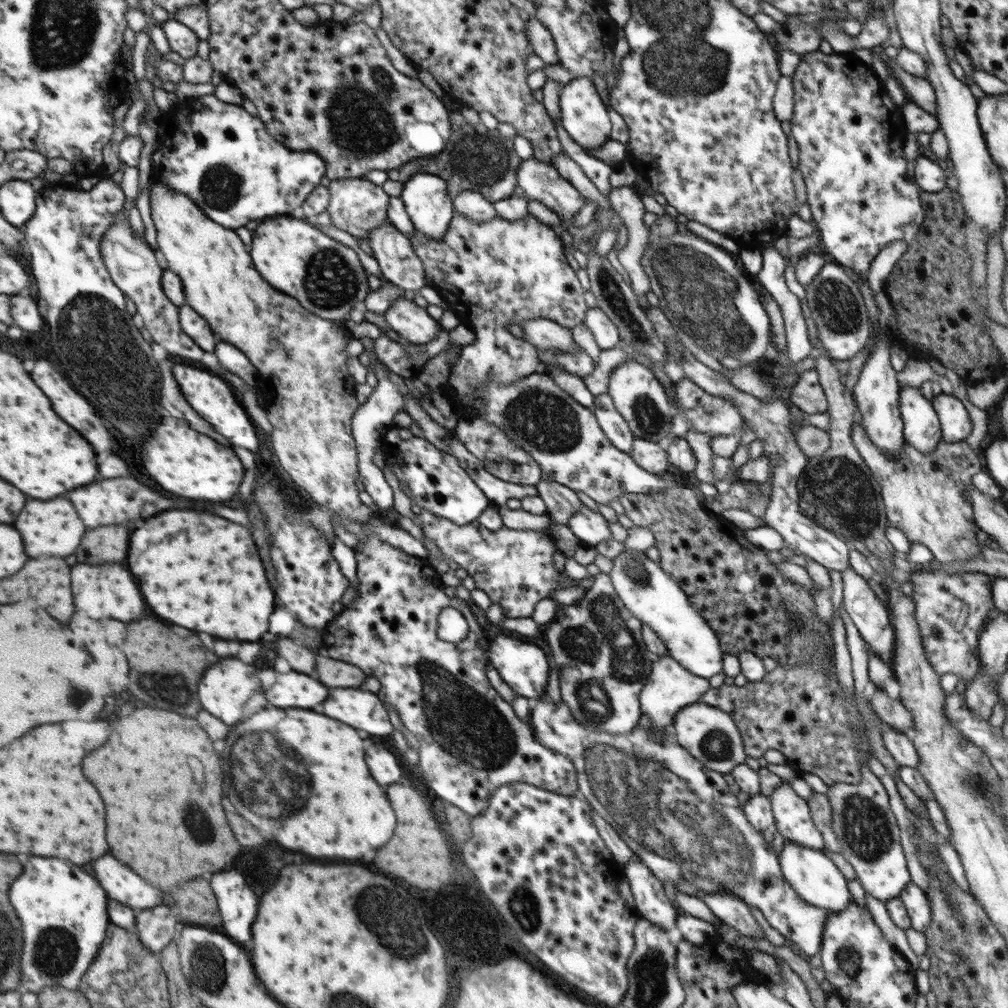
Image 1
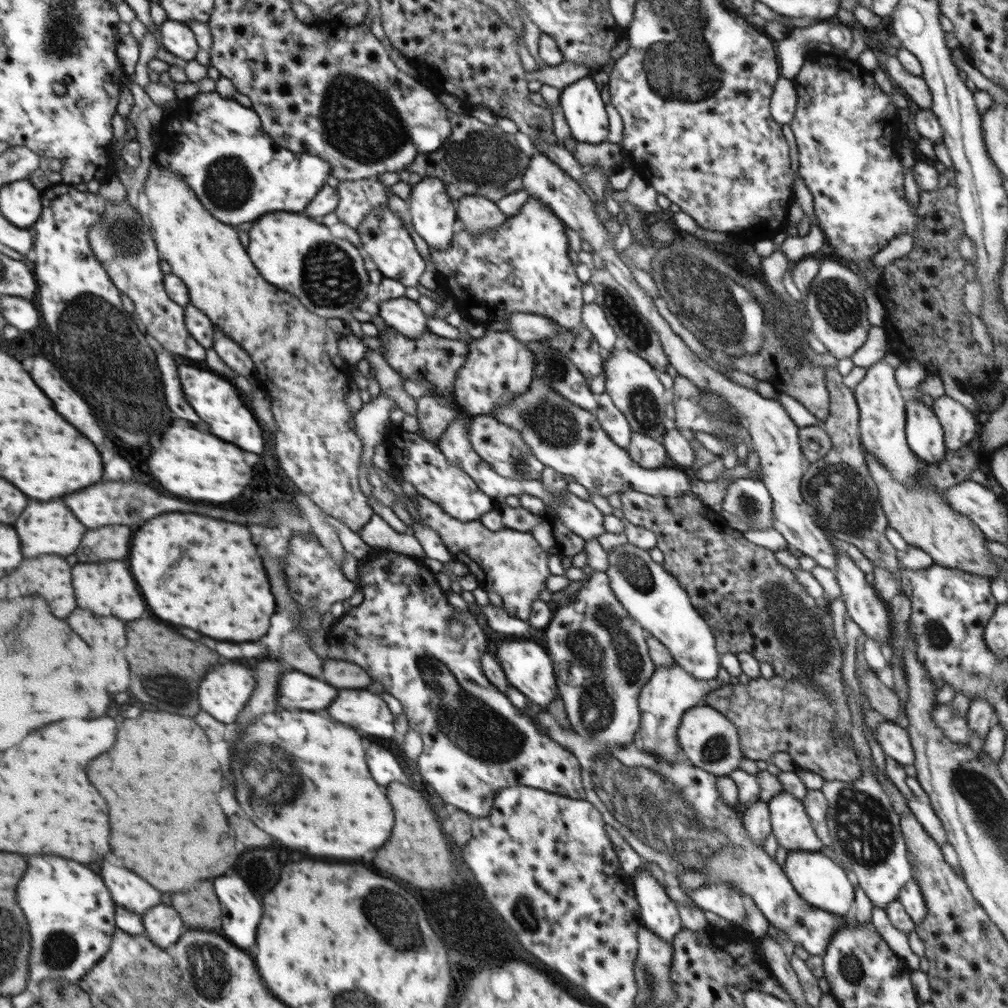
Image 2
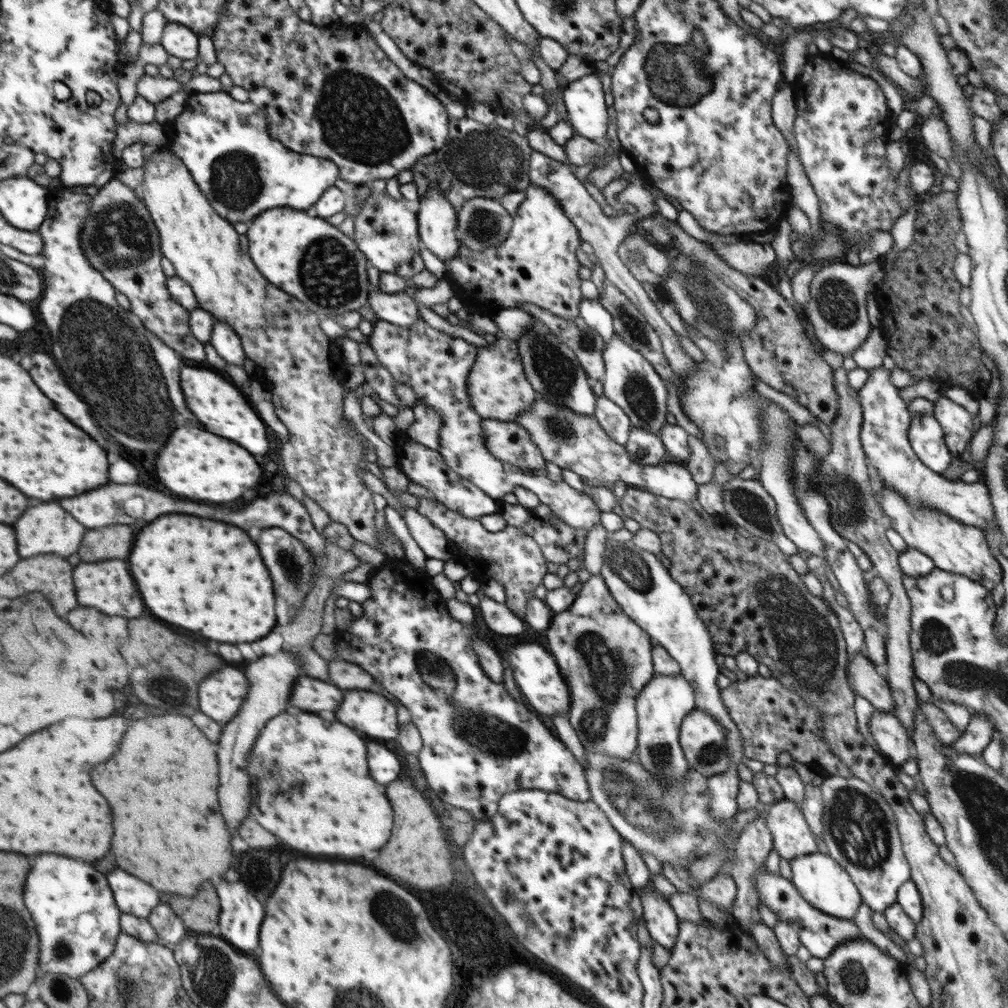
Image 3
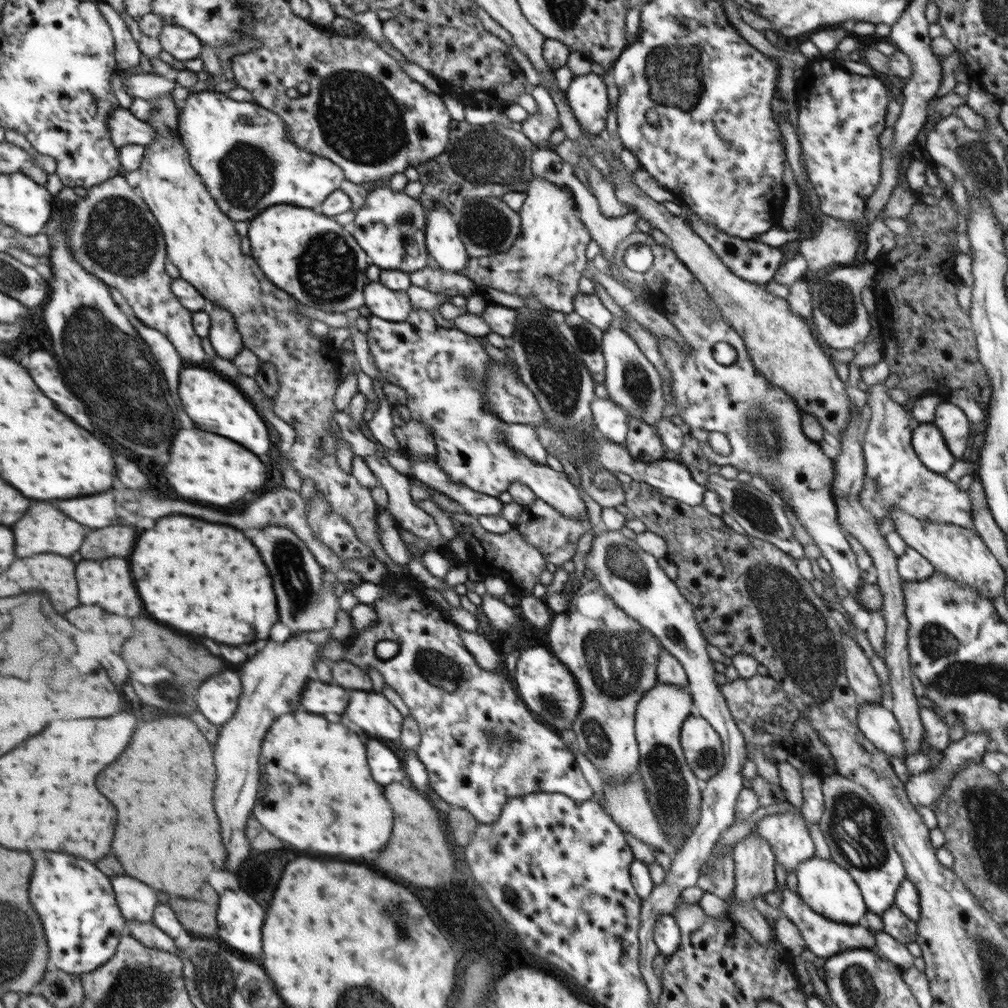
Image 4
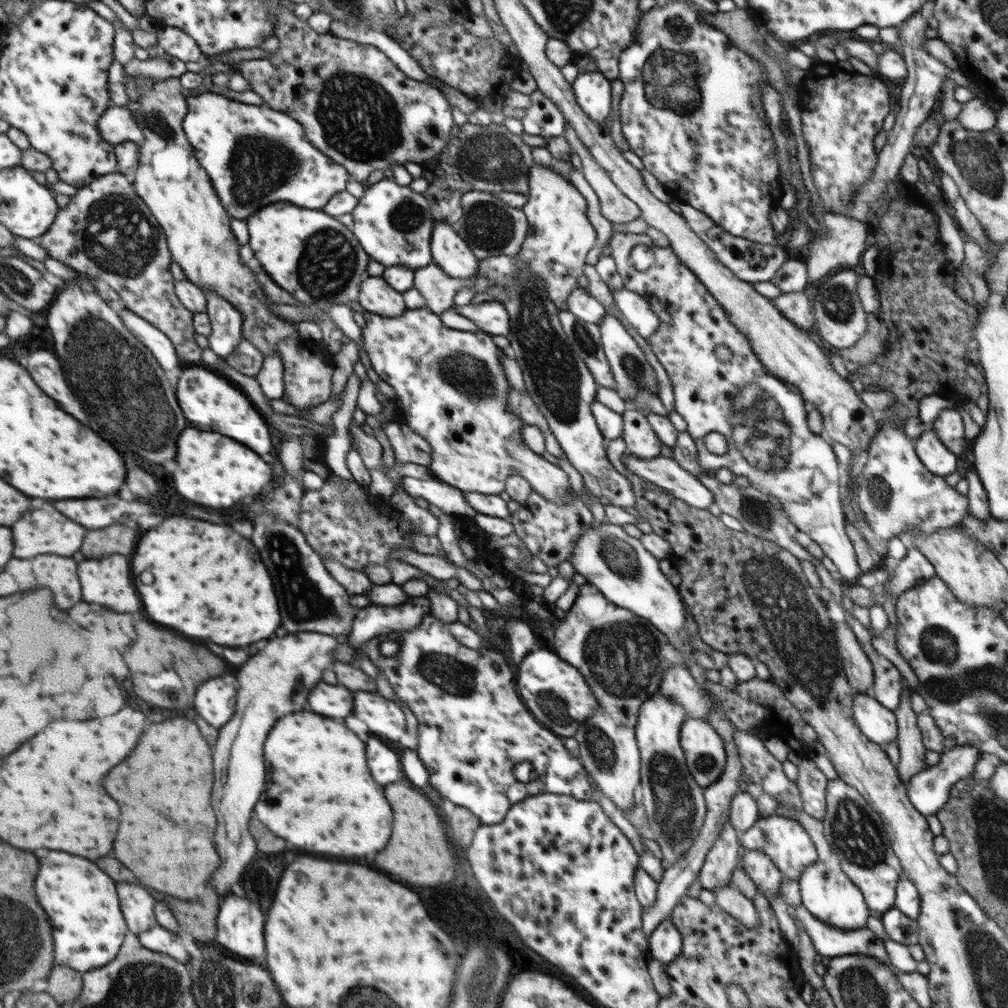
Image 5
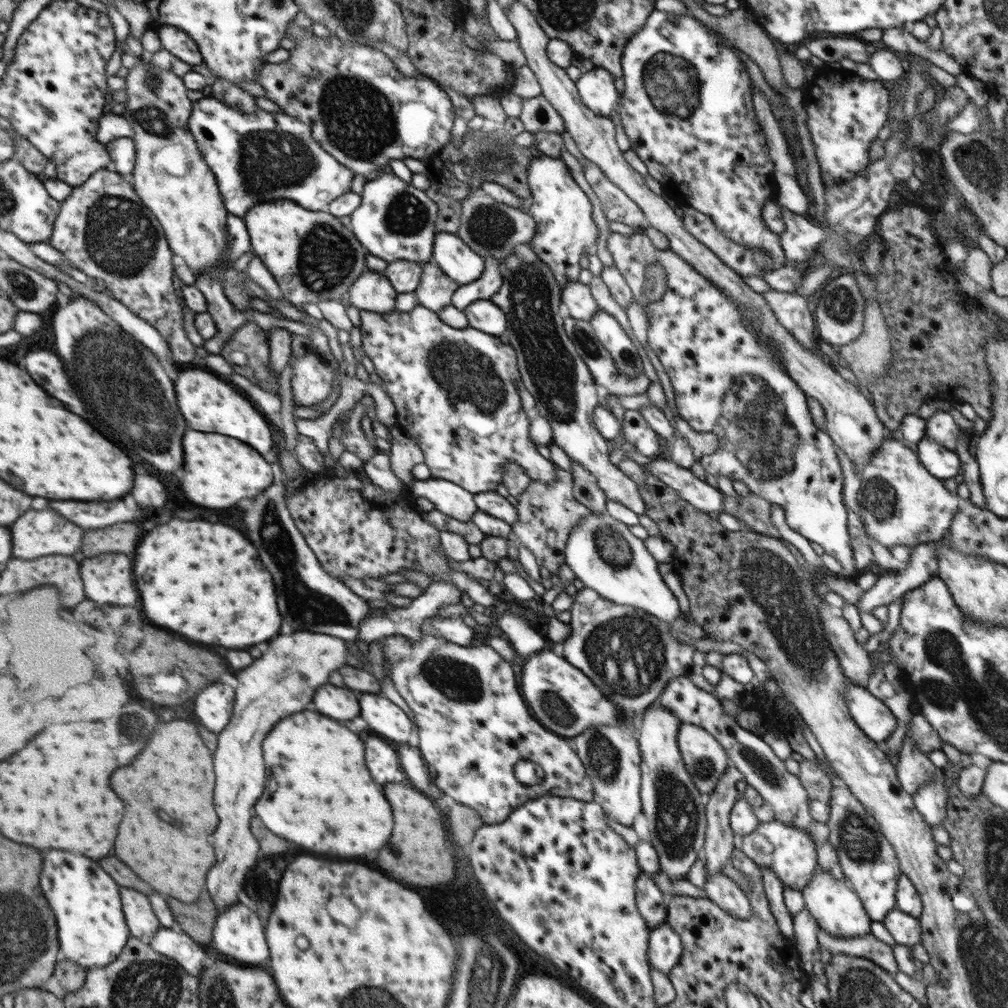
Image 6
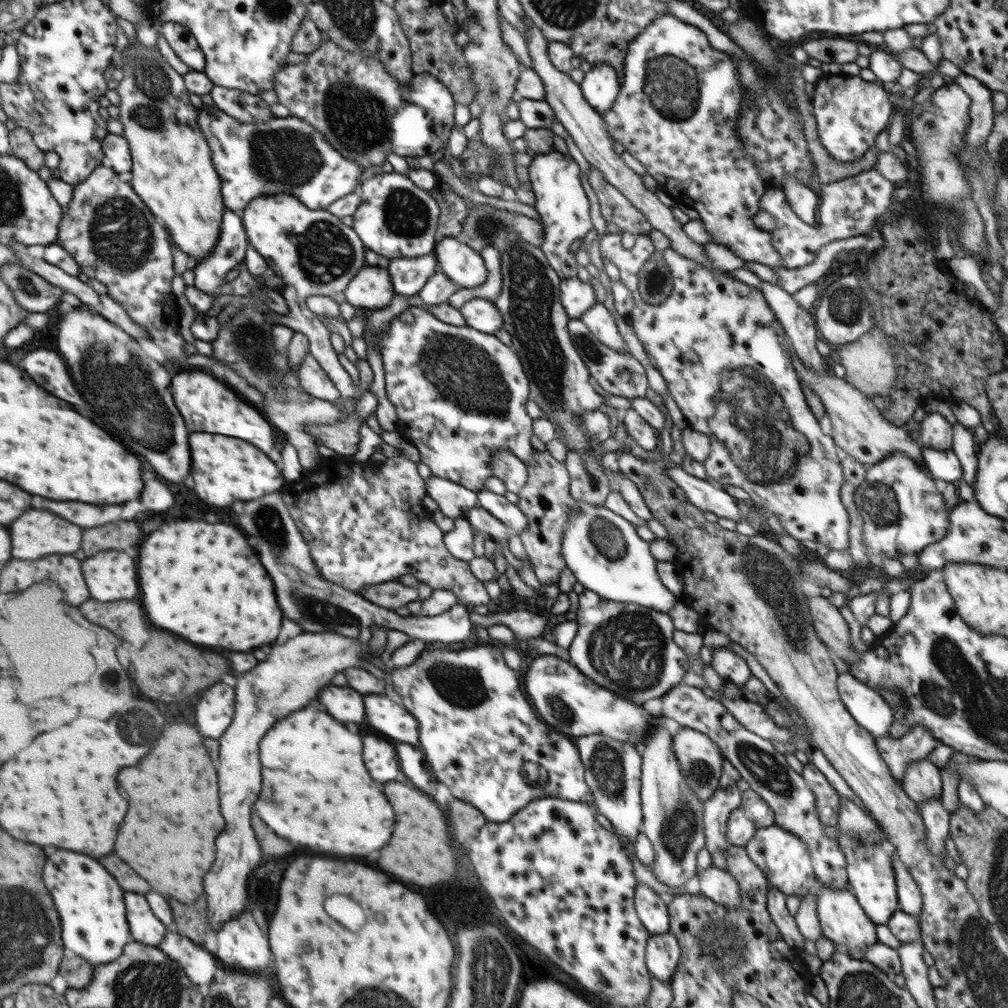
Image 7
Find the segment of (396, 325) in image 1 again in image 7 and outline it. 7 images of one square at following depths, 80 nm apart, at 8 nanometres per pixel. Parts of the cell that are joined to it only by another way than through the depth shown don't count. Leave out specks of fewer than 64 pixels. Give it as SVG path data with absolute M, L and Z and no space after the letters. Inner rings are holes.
M368 264L350 280L344 294L352 306L372 311L388 306L396 295L388 270Z

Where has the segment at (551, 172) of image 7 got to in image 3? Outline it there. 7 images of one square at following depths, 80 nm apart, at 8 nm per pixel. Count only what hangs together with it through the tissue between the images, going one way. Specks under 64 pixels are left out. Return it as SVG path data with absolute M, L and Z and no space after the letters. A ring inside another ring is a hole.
M528 186L525 200L513 217L509 237L498 246L482 252L459 242L459 253L444 261L444 280L454 286L454 295L470 313L492 316L505 308L520 308L518 303L530 302L571 321L579 316L581 279L576 250L582 243L578 227L564 215L558 200L538 186Z

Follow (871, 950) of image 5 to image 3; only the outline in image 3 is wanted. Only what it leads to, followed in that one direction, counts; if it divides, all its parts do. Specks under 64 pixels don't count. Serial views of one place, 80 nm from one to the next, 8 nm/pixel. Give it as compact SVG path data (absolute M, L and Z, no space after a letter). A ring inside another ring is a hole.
M765 867L765 870L759 870L755 873L753 883L760 902L773 910L778 920L797 926L800 942L810 951L812 956L824 959L839 944L853 938L863 938L860 929L852 921L824 914L821 910L814 908L802 898L800 892L794 887L794 883L786 880L782 875L781 877L774 875Z

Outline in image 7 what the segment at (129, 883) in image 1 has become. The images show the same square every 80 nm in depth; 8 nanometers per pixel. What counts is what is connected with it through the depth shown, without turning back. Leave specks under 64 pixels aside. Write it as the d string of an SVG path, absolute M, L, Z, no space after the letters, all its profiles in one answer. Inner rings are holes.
M126 892L124 900L132 940L158 947L167 933L165 924L156 918L144 896Z

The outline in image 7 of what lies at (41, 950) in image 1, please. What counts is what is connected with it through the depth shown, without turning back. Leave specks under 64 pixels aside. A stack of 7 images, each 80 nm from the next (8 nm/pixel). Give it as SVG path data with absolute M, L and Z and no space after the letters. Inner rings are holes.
M56 850L46 860L44 882L60 914L66 952L81 956L93 966L116 960L132 936L126 916L124 892L104 870L104 866L86 854Z

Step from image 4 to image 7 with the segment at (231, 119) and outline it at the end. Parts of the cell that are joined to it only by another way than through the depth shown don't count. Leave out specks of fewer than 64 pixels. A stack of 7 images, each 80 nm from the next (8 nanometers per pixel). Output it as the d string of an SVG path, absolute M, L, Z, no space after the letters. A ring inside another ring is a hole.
M216 105L197 108L199 125L210 145L210 156L216 172L221 178L221 194L224 208L233 210L240 218L247 204L262 194L290 194L311 210L327 210L332 203L348 194L359 191L362 168L340 156L330 144L304 120L292 115L274 116L266 122L240 122L234 116L220 110Z

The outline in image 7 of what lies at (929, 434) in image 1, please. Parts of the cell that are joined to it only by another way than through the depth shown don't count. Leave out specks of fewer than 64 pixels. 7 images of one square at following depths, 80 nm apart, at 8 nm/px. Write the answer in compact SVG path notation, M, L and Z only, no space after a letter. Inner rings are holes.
M921 446L924 466L938 483L952 482L956 484L963 478L963 468L958 457L950 449L948 451L936 450L929 446Z

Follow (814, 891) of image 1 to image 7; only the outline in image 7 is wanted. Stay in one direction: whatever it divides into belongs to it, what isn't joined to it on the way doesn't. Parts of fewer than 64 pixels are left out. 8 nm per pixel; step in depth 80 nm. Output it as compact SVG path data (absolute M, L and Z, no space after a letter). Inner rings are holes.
M828 887L822 888L816 895L817 913L821 924L823 936L832 940L836 948L855 958L863 959L865 948L877 942L876 925L868 918L862 906L849 890Z

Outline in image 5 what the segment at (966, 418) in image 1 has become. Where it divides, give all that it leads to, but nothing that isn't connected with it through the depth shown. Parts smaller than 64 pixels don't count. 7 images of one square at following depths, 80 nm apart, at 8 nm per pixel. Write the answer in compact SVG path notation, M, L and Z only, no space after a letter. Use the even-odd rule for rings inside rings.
M944 409L938 418L931 422L931 428L936 436L944 443L950 452L956 456L963 457L964 450L964 425L959 409Z

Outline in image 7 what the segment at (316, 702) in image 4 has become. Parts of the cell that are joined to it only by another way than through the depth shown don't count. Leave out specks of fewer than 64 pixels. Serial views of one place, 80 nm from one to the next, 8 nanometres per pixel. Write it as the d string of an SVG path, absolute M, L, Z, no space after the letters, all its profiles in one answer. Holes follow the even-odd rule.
M326 686L320 694L322 706L330 716L342 722L362 722L364 720L364 702L362 696L352 688Z

